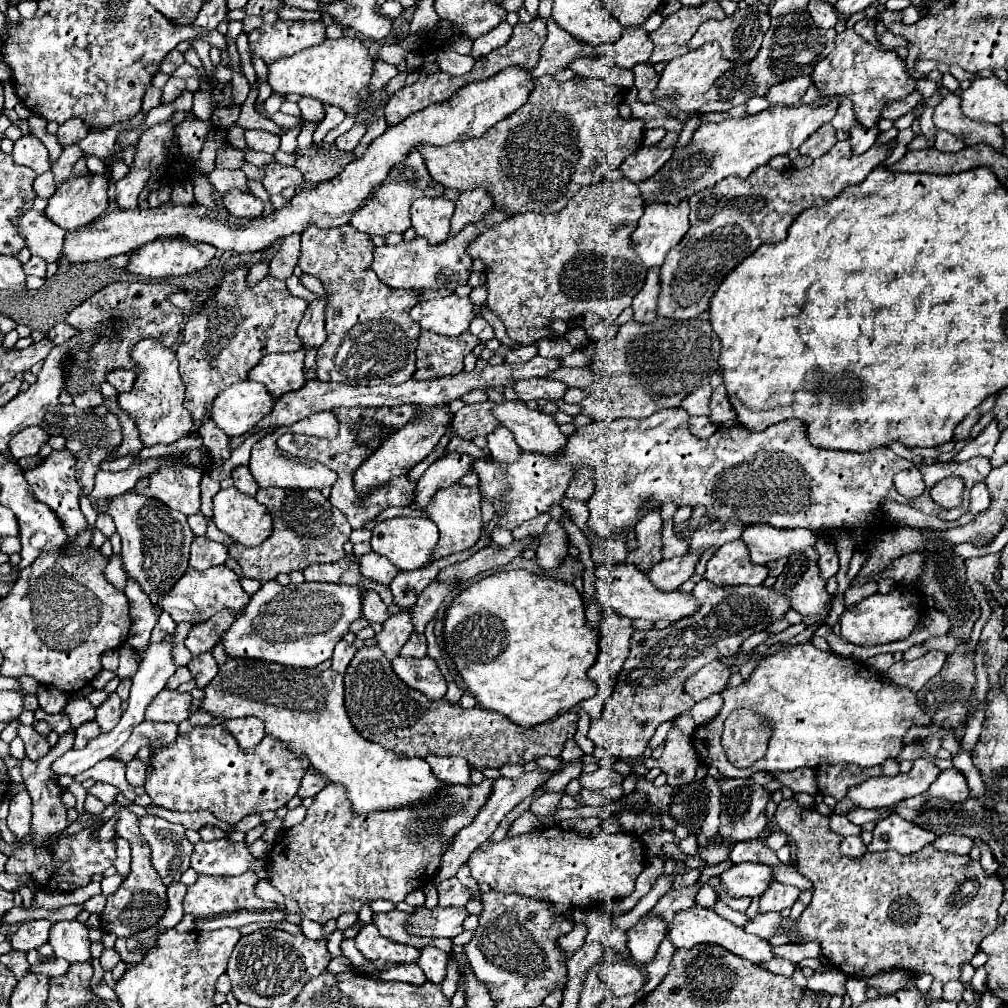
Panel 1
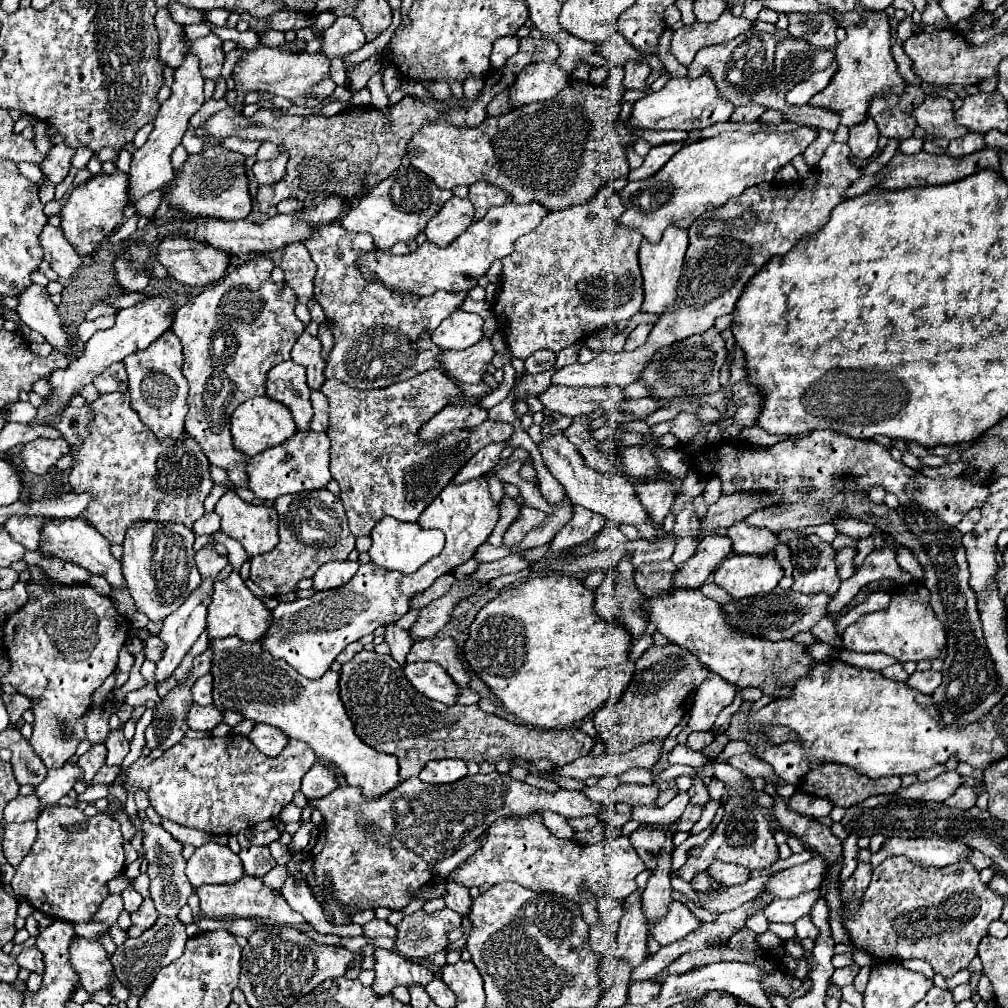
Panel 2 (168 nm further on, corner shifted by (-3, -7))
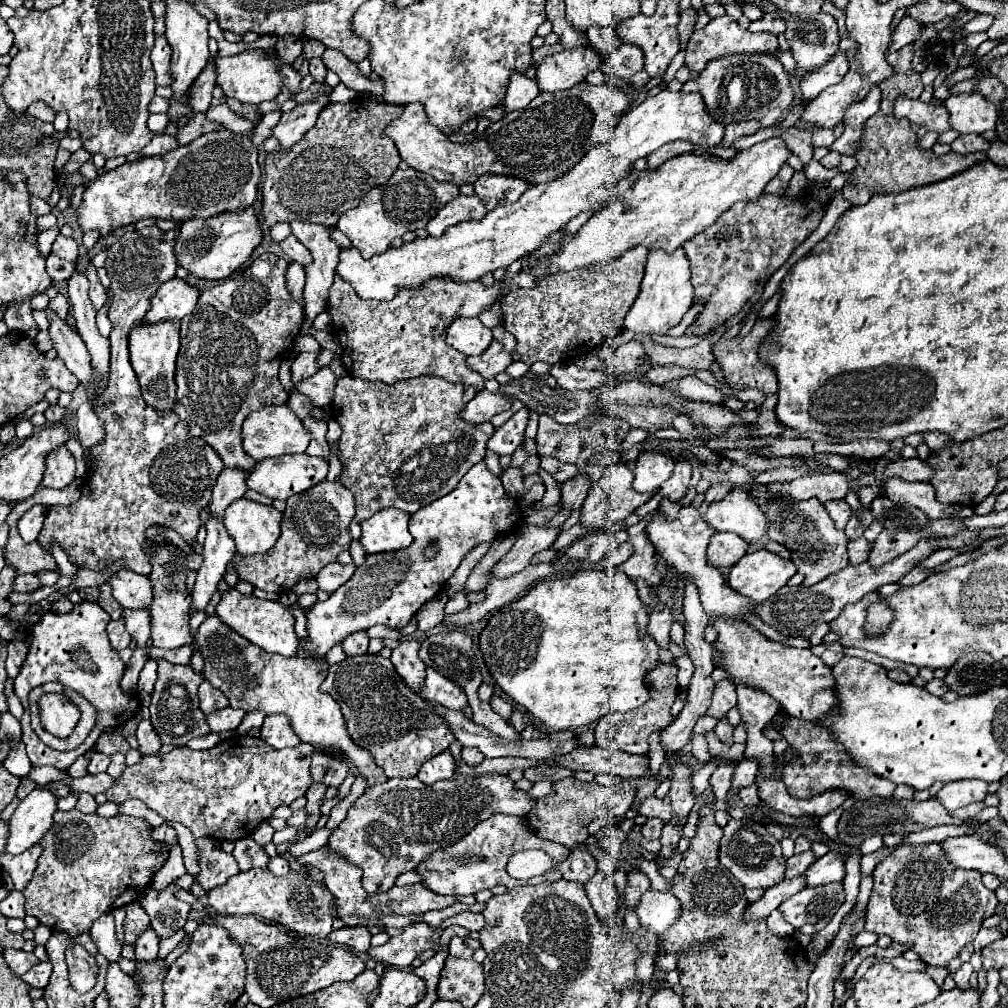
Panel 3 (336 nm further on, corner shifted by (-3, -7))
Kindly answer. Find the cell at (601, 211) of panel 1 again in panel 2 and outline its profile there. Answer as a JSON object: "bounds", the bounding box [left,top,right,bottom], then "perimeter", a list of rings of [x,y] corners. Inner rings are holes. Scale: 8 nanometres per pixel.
{"bounds":[495,185,643,359],"perimeter":[[[607,185],[603,187],[601,191],[597,191],[597,195],[593,199],[589,199],[585,205],[573,205],[573,207],[567,207],[567,209],[561,209],[561,211],[555,211],[555,213],[549,213],[541,225],[531,231],[529,235],[517,239],[515,243],[515,251],[503,259],[503,289],[501,289],[501,295],[497,297],[495,301],[495,313],[497,313],[497,321],[501,325],[501,331],[507,339],[507,345],[511,349],[511,353],[519,359],[527,359],[529,355],[533,355],[535,351],[539,349],[551,349],[555,353],[559,353],[561,349],[569,347],[569,345],[575,345],[579,341],[585,341],[589,335],[593,335],[597,329],[605,327],[605,325],[617,325],[619,321],[625,321],[625,319],[631,319],[641,303],[643,303],[643,279],[641,279],[641,271],[639,271],[639,259],[637,259],[637,251],[639,251],[639,245],[641,245],[641,235],[637,231],[631,231],[631,229],[615,229],[613,235],[609,237],[603,237],[599,239],[599,227],[617,227],[617,225],[611,225],[619,215],[623,213],[623,205],[621,205],[621,199],[617,195],[617,191]]]}

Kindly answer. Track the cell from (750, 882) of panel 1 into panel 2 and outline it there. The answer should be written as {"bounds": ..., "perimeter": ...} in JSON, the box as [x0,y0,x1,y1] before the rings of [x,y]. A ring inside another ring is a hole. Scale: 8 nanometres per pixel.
{"bounds":[763,857,829,899],"perimeter":[[[813,857],[809,863],[791,867],[791,869],[783,869],[775,875],[771,875],[767,889],[763,893],[773,893],[775,899],[781,897],[795,897],[807,891],[813,891],[821,885],[821,881],[825,879],[829,865],[821,859],[821,857]]]}

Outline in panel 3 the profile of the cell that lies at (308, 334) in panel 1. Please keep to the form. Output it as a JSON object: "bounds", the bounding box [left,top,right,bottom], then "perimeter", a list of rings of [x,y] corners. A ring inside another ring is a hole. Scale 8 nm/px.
{"bounds":[297,367,337,407],"perimeter":[[[323,367],[313,377],[305,379],[301,385],[297,385],[297,389],[301,393],[305,393],[317,407],[327,407],[333,401],[335,381],[337,381],[337,377],[327,367]]]}

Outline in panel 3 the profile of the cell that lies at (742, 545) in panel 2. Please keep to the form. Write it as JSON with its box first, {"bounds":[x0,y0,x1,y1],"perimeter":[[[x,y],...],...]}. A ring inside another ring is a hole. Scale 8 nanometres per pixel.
{"bounds":[703,491,767,543],"perimeter":[[[731,491],[723,501],[709,505],[703,519],[713,529],[731,531],[749,543],[759,541],[767,533],[767,519],[747,491]]]}

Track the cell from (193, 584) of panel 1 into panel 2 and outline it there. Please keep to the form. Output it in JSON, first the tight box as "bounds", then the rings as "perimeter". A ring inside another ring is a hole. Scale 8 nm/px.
{"bounds":[207,569,271,641],"perimeter":[[[235,569],[225,581],[215,581],[213,585],[213,601],[209,605],[207,615],[207,633],[209,637],[229,637],[237,635],[245,641],[261,641],[267,633],[267,627],[271,627],[271,611],[263,605],[259,597],[255,597],[245,581],[241,579],[239,571]]]}

